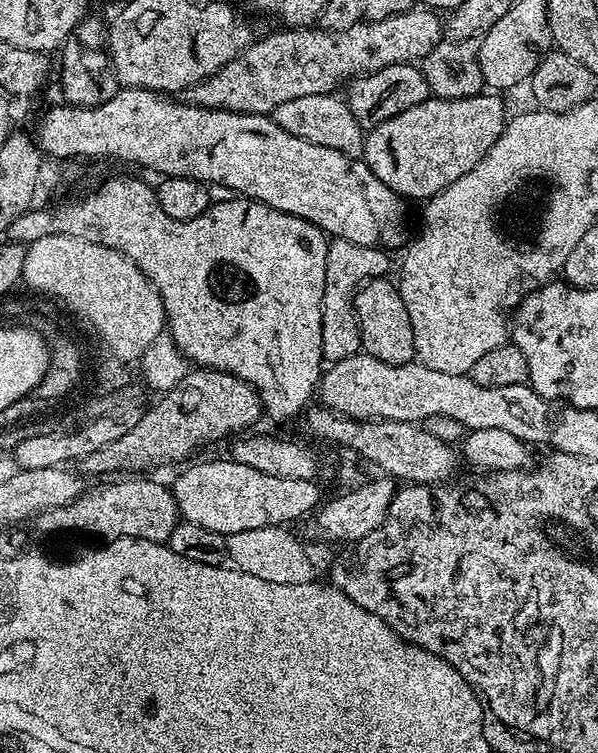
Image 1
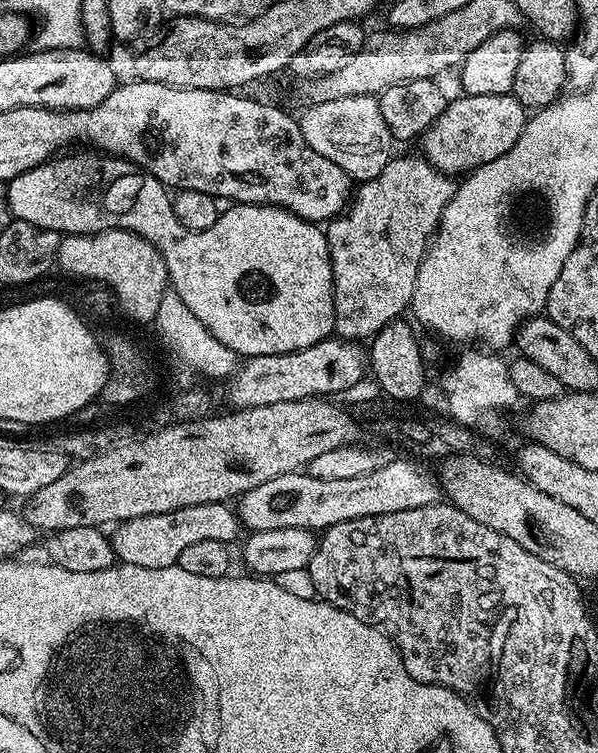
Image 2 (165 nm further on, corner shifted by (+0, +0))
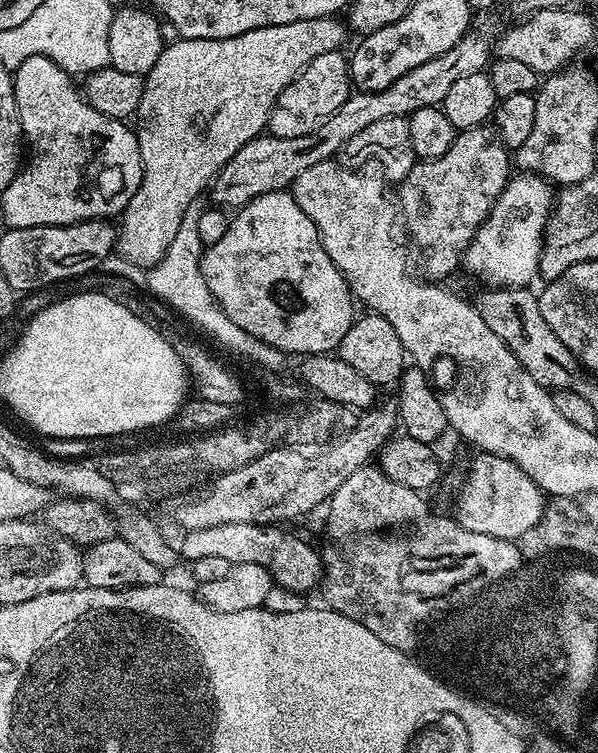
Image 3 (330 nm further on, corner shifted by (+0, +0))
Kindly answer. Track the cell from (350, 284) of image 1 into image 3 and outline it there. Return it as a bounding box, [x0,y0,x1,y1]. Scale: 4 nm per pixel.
[398,126,510,282]

